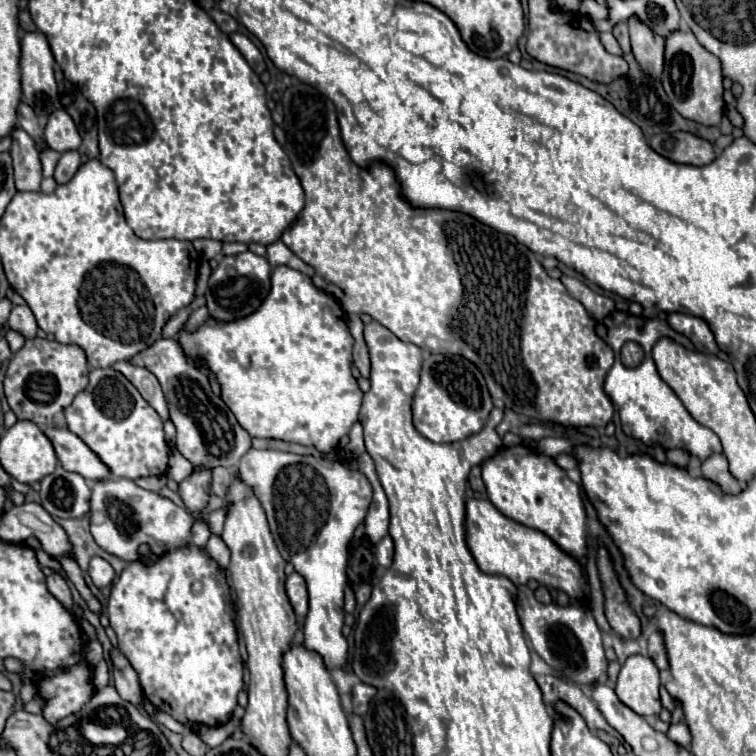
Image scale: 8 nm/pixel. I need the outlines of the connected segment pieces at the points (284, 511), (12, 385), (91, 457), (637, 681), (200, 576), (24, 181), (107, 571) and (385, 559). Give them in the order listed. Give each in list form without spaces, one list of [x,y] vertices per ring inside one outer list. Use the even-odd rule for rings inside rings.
[[[250,448],[242,456],[238,476],[262,502],[282,558],[292,562],[294,570],[302,574],[308,584],[310,604],[304,622],[306,648],[322,652],[328,670],[342,668],[348,656],[348,642],[342,636],[346,556],[352,534],[364,520],[372,500],[372,486],[368,478],[360,470],[350,470],[328,458],[256,448]]]
[[[30,338],[26,344],[12,356],[4,390],[10,408],[18,416],[18,420],[36,422],[40,428],[52,426],[56,414],[64,412],[74,396],[82,392],[88,384],[88,360],[80,346],[76,344],[60,344],[56,340],[44,338]]]
[[[48,428],[46,436],[58,454],[62,466],[70,472],[78,472],[88,482],[98,482],[110,478],[110,468],[68,428]]]
[[[634,654],[622,664],[614,690],[618,698],[640,716],[656,716],[662,708],[658,688],[660,676],[654,662],[648,656]]]
[[[194,544],[166,554],[154,566],[144,566],[140,562],[126,564],[116,584],[112,584],[108,600],[110,626],[118,636],[118,648],[122,648],[138,674],[142,694],[156,710],[170,714],[186,728],[194,728],[198,724],[220,726],[232,718],[236,698],[244,688],[234,616],[236,612],[230,602],[230,586],[224,574],[218,570],[218,564],[208,556],[208,552]]]
[[[16,126],[10,132],[10,138],[12,138],[10,154],[14,158],[16,188],[22,192],[40,190],[42,166],[38,164],[38,150],[34,146],[34,140],[20,126]]]
[[[92,558],[90,560],[90,568],[88,568],[88,574],[94,582],[96,588],[104,588],[104,586],[110,586],[114,582],[114,570],[112,566],[104,560],[104,558]]]
[[[386,536],[376,544],[376,560],[378,560],[380,566],[390,568],[392,556],[394,556],[394,542],[392,542],[390,536]]]

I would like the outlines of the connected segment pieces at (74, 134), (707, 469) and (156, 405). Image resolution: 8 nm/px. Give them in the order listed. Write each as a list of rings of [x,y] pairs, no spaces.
[[[56,110],[50,116],[50,120],[44,128],[44,140],[46,140],[46,144],[50,144],[50,148],[54,148],[58,152],[76,150],[82,144],[82,138],[80,138],[80,132],[78,132],[74,120],[64,110]]]
[[[714,454],[702,462],[702,476],[706,480],[716,482],[726,494],[738,494],[742,492],[740,482],[730,474],[728,460],[724,454]]]
[[[130,360],[114,362],[112,368],[122,372],[138,388],[138,392],[152,404],[152,408],[160,414],[162,420],[168,420],[168,406],[166,406],[166,400],[164,400],[164,392],[160,388],[156,376],[150,370],[146,370],[142,366],[136,366]]]

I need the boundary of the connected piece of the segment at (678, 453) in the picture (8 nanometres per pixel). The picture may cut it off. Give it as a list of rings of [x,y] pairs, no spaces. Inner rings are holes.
[[[670,450],[670,452],[666,452],[666,456],[668,456],[668,462],[678,466],[678,468],[686,468],[688,466],[688,454],[682,452],[682,450]]]

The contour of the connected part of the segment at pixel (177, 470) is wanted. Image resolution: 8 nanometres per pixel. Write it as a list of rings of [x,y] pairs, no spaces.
[[[172,450],[170,462],[168,462],[168,476],[178,482],[178,480],[184,480],[190,472],[192,472],[192,464],[178,450]]]

